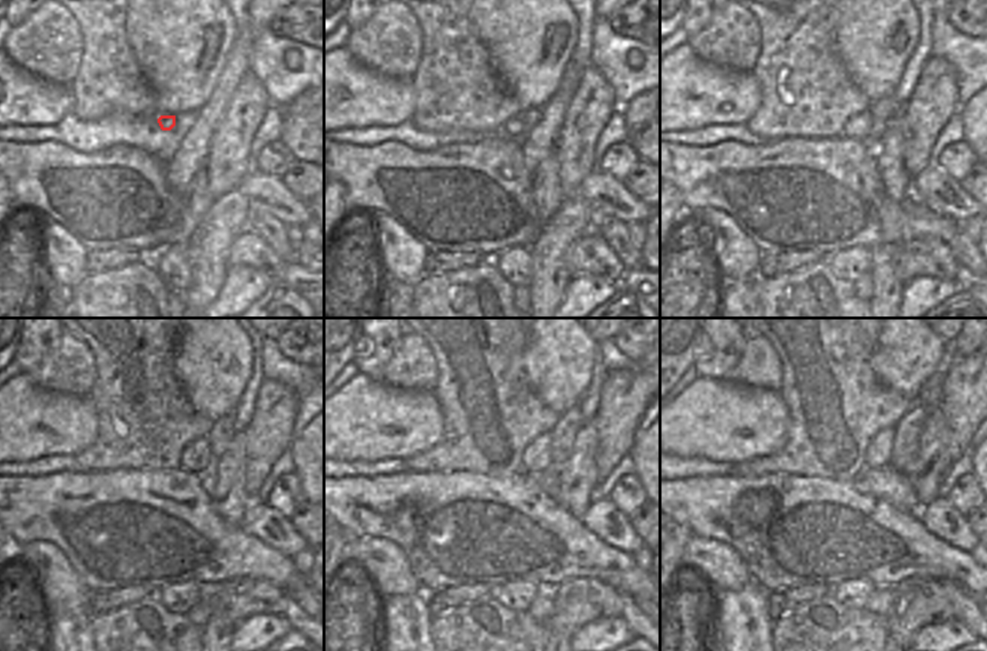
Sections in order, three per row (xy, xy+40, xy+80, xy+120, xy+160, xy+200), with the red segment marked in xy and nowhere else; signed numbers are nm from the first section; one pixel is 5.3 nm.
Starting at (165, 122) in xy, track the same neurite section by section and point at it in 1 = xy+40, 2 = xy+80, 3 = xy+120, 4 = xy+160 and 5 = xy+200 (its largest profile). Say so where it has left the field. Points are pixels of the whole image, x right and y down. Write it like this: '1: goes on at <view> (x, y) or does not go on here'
1: goes on at xy+40 (513, 129)
2: goes on at xy+80 (858, 126)
3: goes on at xy+120 (195, 455)
4: goes on at xy+160 (536, 458)
5: goes on at xy+200 (878, 450)

